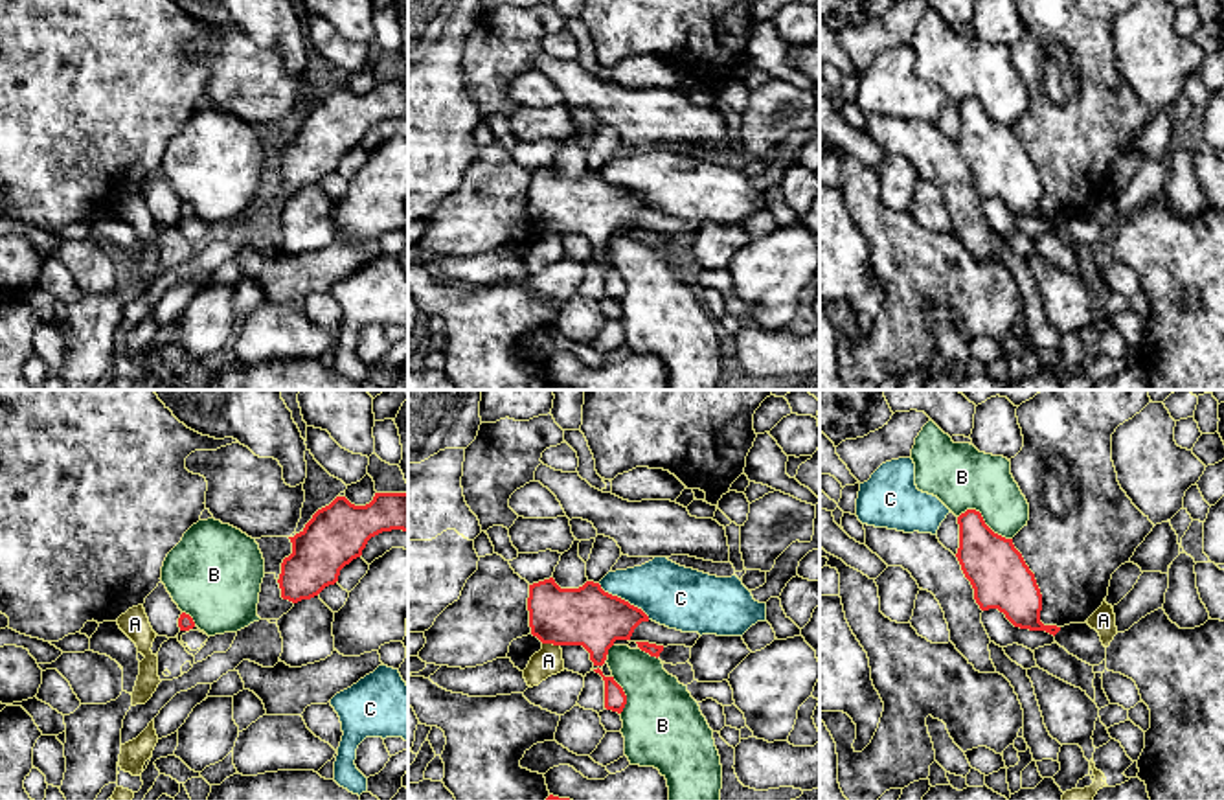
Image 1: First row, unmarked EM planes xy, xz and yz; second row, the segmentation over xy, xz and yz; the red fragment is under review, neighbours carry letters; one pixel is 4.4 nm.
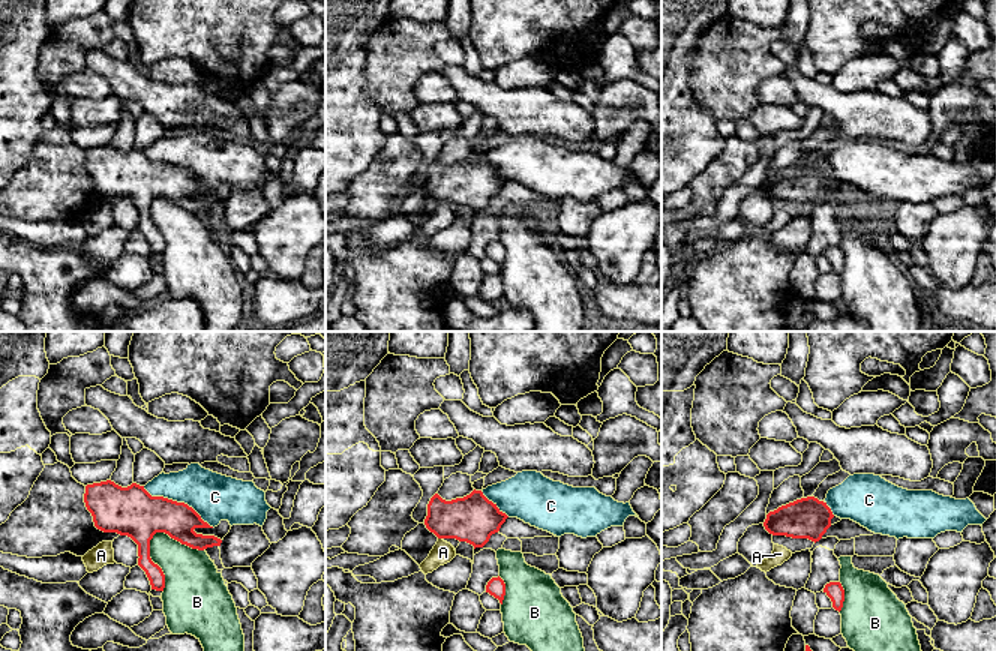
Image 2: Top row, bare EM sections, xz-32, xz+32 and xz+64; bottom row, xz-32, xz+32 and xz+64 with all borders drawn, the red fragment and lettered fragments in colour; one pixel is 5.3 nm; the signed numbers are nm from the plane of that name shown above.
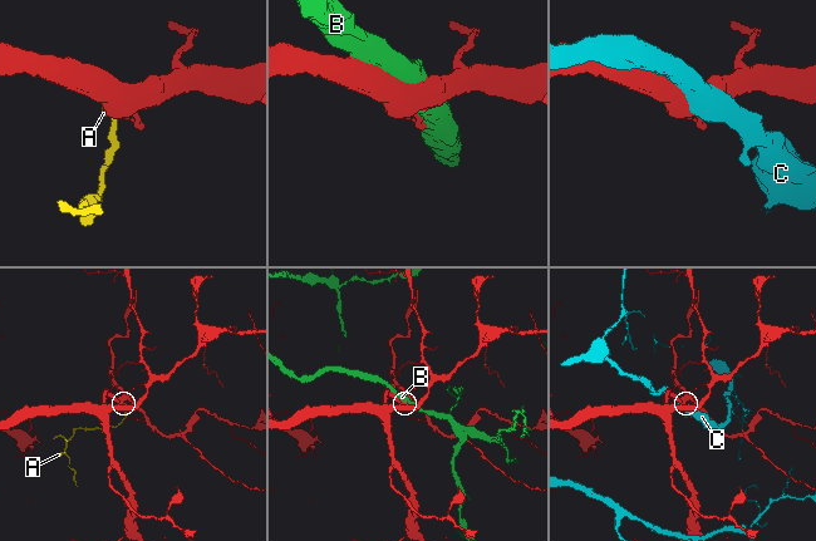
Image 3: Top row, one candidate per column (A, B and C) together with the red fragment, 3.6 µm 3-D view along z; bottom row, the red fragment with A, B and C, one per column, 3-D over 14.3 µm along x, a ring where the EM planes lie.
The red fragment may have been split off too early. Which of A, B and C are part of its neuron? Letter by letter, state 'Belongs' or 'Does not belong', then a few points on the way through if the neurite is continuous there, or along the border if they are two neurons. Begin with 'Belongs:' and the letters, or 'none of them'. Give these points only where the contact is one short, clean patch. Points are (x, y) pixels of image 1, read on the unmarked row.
Belongs: none of them
A: Does not belong. Boundary: xz (543, 230), (559, 234)
B: Does not belong
C: Does not belong

